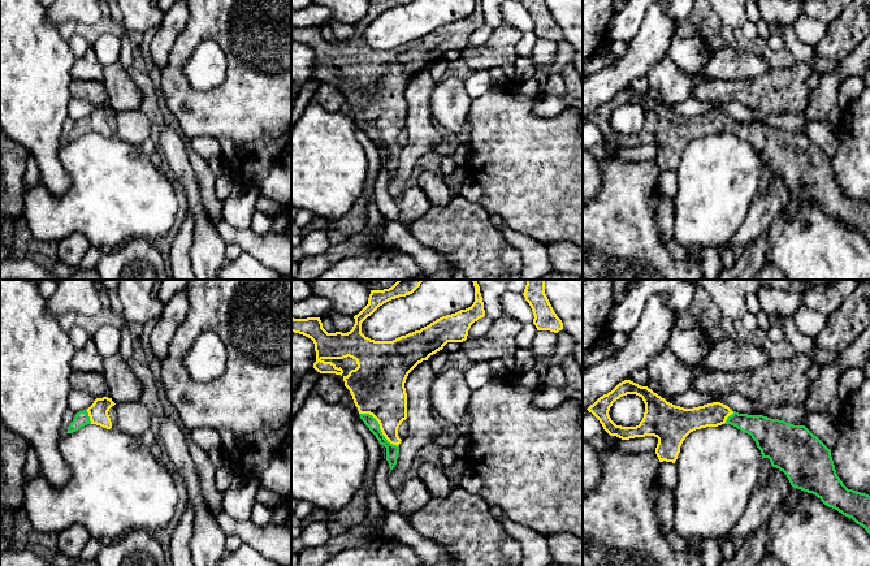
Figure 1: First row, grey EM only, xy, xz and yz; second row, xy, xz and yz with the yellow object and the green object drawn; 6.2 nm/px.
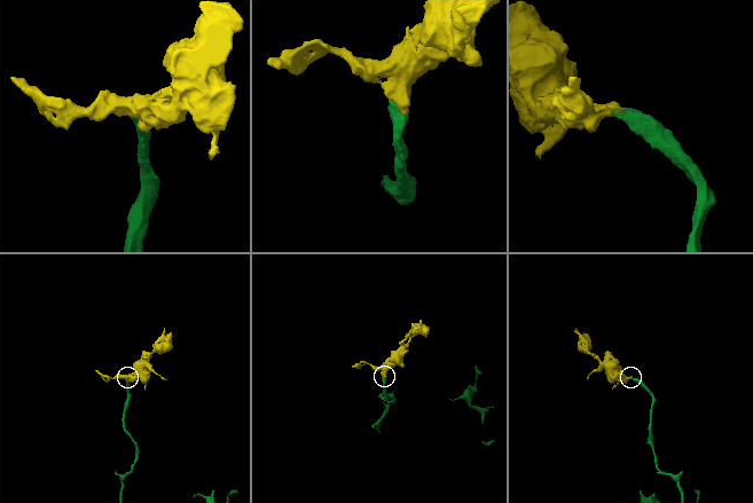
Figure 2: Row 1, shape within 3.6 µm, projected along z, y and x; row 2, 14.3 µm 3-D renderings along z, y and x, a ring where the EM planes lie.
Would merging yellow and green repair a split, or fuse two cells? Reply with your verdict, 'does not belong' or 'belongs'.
belongs

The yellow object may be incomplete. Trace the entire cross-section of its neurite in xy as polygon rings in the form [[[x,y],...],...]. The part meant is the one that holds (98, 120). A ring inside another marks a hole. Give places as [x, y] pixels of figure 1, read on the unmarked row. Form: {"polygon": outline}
{"polygon": [[[96,107],[87,118],[75,122],[73,130],[68,135],[66,142],[73,142],[87,133],[96,133],[103,137],[111,138],[112,130],[108,124],[108,120],[114,113],[116,112],[112,109],[112,107]]]}

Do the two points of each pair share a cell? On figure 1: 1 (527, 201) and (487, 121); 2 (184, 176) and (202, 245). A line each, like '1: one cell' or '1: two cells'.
1: one cell
2: one cell

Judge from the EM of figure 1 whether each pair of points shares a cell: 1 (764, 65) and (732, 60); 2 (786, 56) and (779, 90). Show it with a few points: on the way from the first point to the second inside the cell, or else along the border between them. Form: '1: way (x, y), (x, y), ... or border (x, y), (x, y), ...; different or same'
1: way (756, 65), (740, 65); same
2: border (796, 61), (788, 67), (771, 68); different

